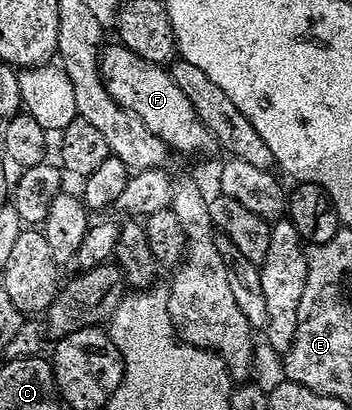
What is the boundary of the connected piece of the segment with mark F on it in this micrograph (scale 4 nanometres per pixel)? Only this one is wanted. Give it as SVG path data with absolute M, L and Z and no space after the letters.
M117 41L107 42L100 52L100 66L102 69L102 84L108 93L120 105L124 105L160 141L164 141L171 152L183 151L186 155L194 155L197 151L206 151L212 147L210 130L203 125L196 109L192 109L192 101L184 97L180 85L172 81L169 70L157 63L150 63L140 58L132 49L122 46Z

